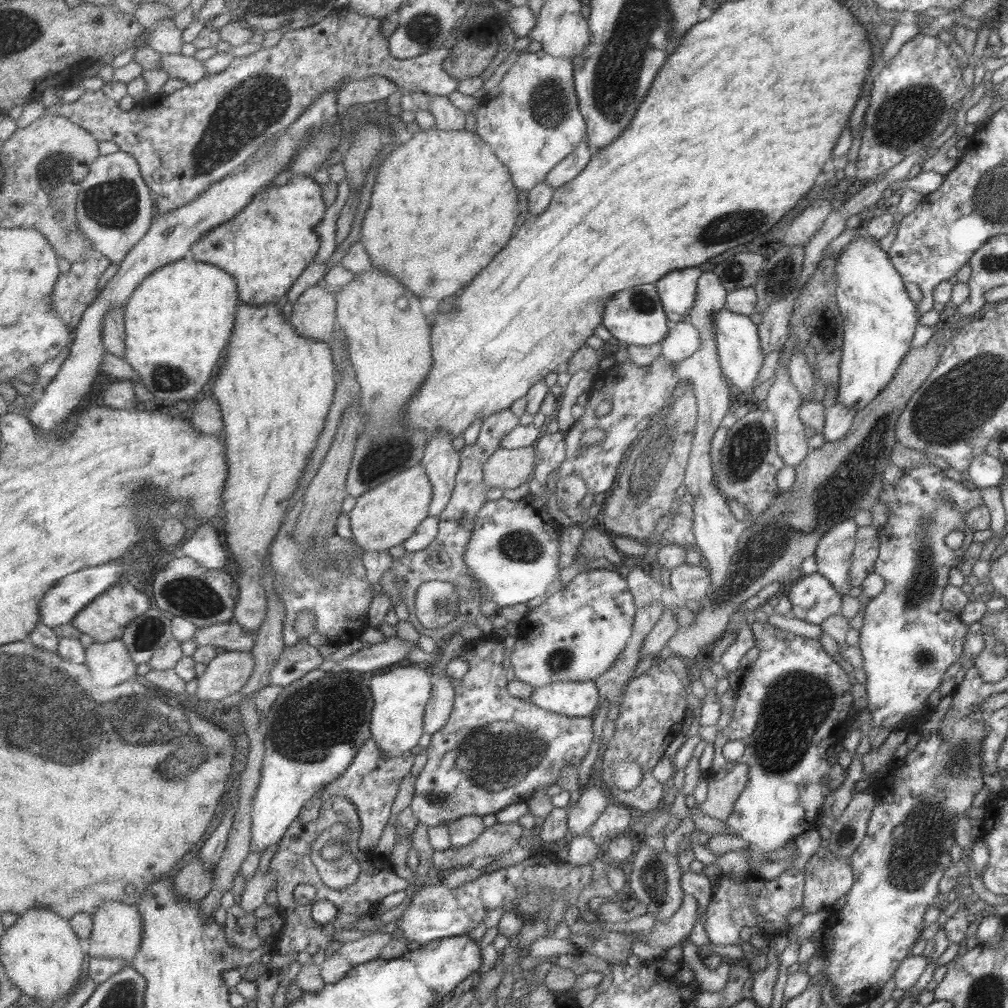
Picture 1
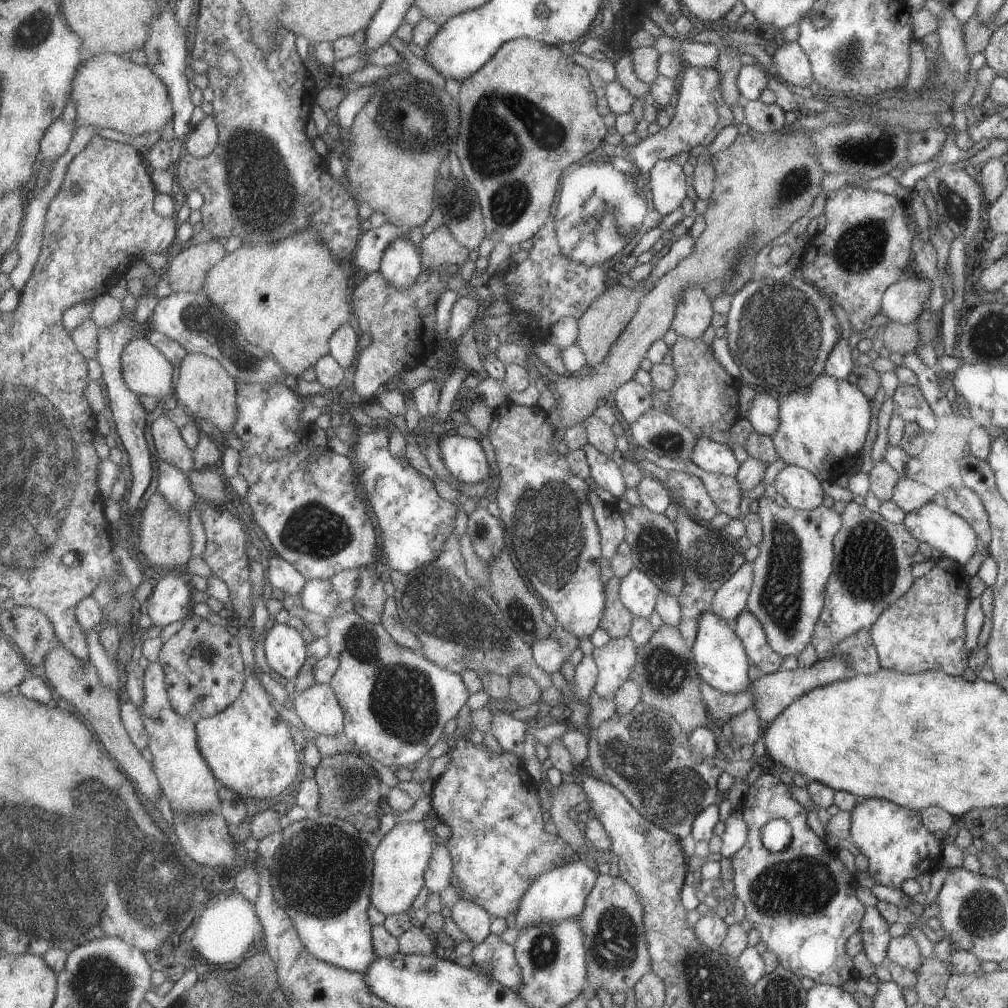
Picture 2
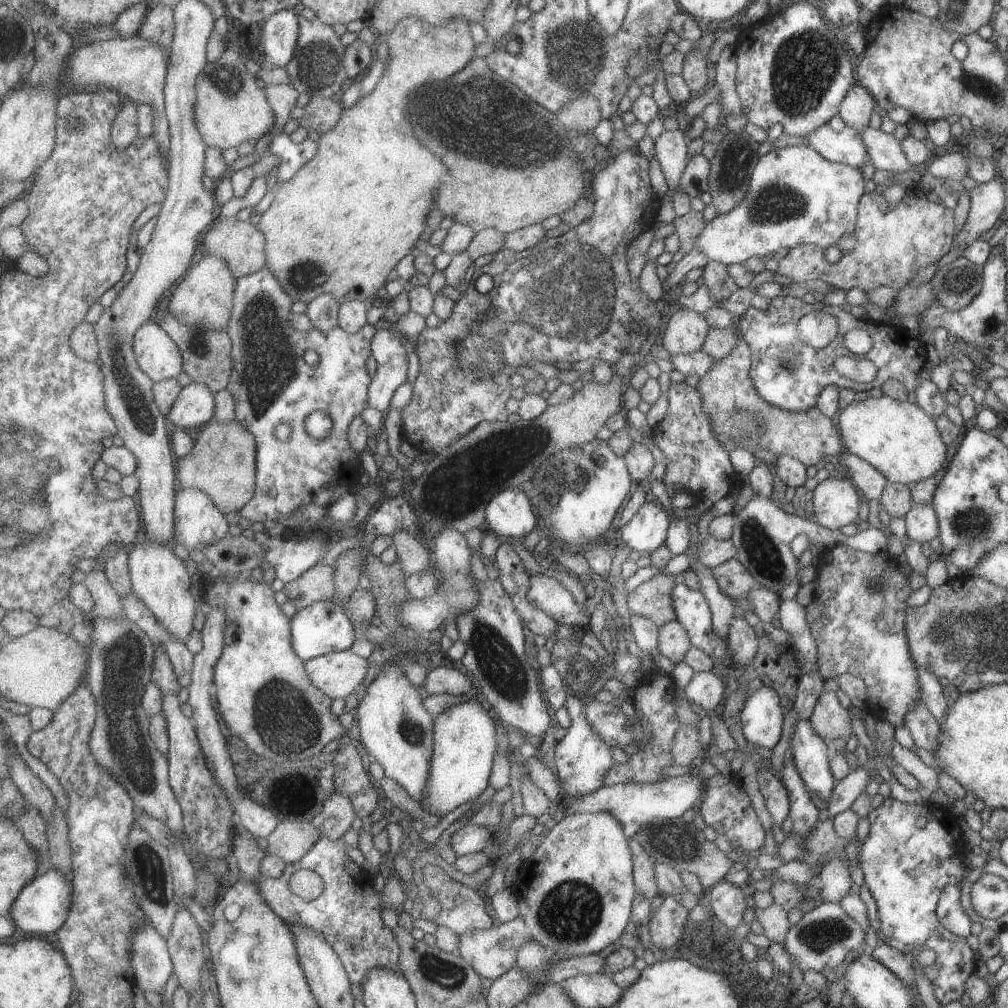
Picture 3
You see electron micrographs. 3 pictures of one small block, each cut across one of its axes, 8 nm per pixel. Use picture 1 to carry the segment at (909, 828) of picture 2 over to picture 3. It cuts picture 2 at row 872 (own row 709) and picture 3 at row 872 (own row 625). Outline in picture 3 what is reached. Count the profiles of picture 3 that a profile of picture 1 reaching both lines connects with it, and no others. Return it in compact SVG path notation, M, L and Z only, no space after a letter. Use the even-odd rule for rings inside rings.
M893 798L884 799L878 808L872 808L867 816L869 834L858 847L859 866L864 883L869 888L879 915L878 943L886 943L890 948L912 956L922 949L931 949L935 953L933 966L937 976L932 981L932 993L941 1007L959 1000L964 992L964 983L975 970L977 955L971 951L966 938L954 936L938 922L934 914L941 890L948 883L960 882L966 871L963 855L966 851L962 822L947 807L932 804L902 804Z

